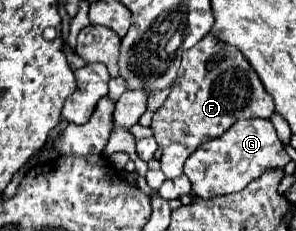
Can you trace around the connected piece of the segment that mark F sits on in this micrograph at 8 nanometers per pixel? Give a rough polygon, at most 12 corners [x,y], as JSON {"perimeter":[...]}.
{"perimeter":[[215,35],[185,51],[151,131],[167,179],[239,119],[271,117],[253,67]]}

